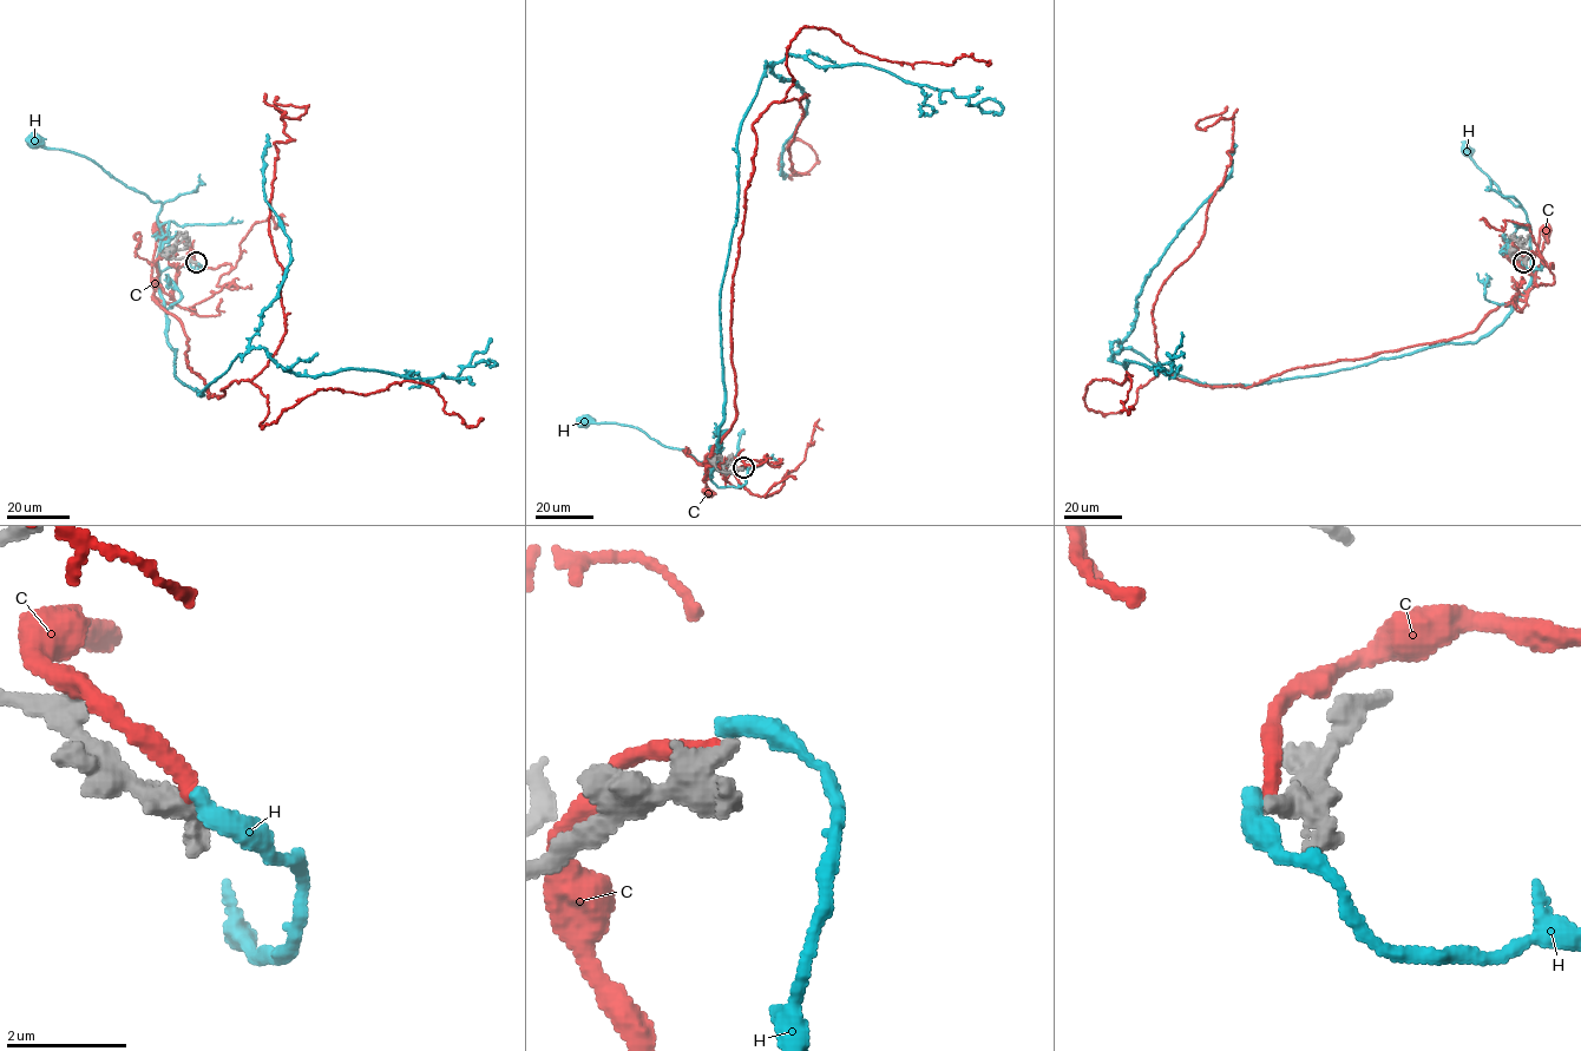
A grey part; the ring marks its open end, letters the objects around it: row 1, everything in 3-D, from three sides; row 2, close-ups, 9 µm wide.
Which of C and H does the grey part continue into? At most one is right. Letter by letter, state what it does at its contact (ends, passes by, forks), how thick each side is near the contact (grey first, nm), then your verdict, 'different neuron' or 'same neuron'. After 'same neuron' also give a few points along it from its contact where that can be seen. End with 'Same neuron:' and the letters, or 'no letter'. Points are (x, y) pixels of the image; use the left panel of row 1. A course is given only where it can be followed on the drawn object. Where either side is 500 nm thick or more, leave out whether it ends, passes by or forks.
C: it ends there; 380 nm thick on the grey side, 280 nm on the other; different neuron
H: it ends there; 300 nm thick on the grey side, 420 nm on the other; different neuron
Same neuron: no letter

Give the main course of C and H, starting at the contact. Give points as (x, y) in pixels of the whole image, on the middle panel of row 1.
C: (742, 467), (735, 471), (740, 484), (735, 487), (726, 480), (725, 470), (710, 465), (703, 478), (707, 493)
H: (743, 466), (742, 486), (717, 487), (706, 474), (708, 467), (683, 448), (661, 445), (637, 428), (585, 419)

